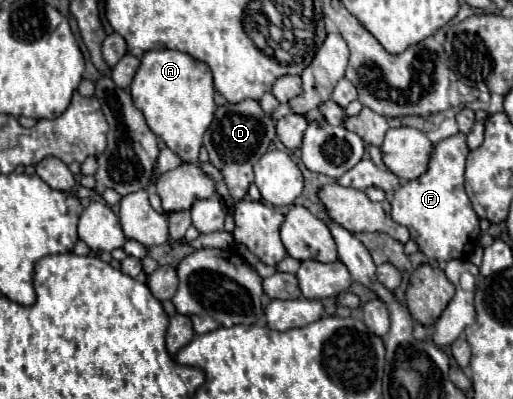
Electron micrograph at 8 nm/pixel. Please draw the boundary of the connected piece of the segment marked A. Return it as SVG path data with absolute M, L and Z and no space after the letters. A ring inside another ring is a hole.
M148 51L144 53L138 71L132 79L130 95L134 107L142 111L152 133L160 137L182 161L198 163L202 135L212 123L216 111L210 67L182 51Z

